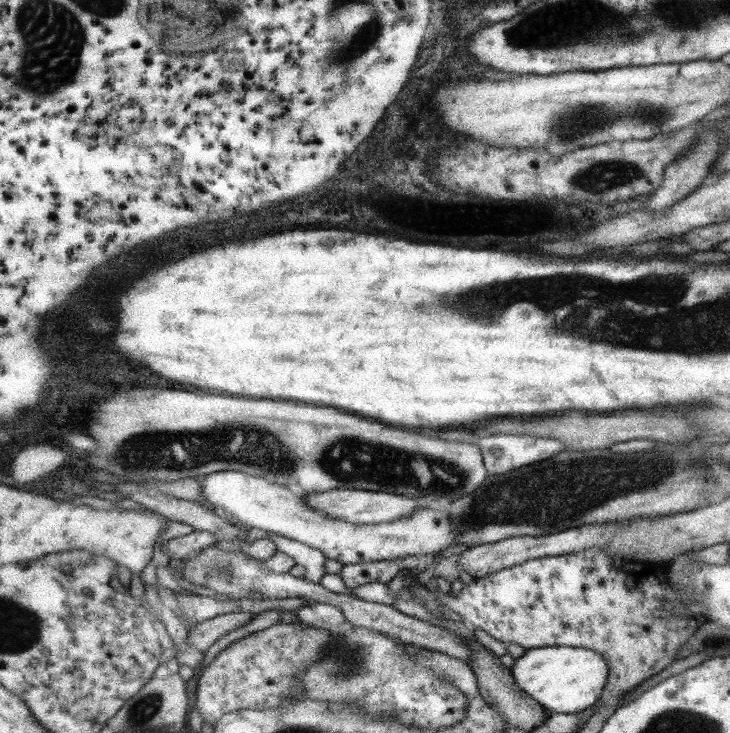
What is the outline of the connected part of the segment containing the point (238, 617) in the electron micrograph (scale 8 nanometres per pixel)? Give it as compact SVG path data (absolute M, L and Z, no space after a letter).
M240 611L220 614L211 619L200 621L194 628L188 630L186 643L205 654L218 638L226 636L226 632L232 632L232 630L248 624L254 616L256 613Z

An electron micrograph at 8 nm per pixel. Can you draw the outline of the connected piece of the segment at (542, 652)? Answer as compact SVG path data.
M544 646L526 649L510 668L520 689L546 710L562 714L580 713L599 702L608 680L608 663L600 653L571 646Z

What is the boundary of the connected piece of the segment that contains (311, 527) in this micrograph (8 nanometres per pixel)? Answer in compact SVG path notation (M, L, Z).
M220 470L200 479L202 495L212 506L219 506L233 514L238 521L250 527L274 532L292 540L299 540L324 553L326 558L337 560L345 566L374 560L392 560L439 553L448 546L456 545L452 532L450 512L419 507L406 518L382 524L354 524L342 519L332 519L314 511L303 497L296 496L288 487L270 482L261 476L238 470Z

